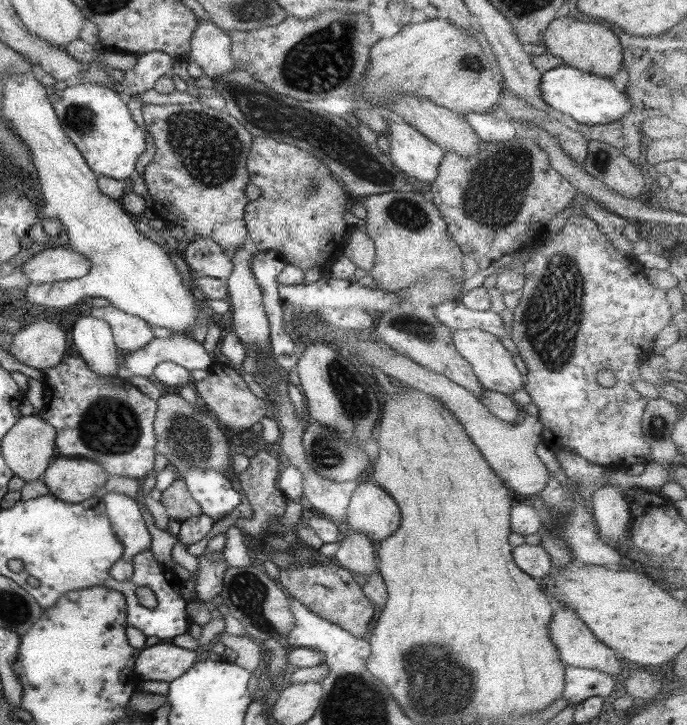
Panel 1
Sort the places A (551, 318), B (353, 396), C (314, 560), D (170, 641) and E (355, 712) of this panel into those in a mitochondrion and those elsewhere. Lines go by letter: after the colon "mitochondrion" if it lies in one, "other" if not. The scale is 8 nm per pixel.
A: mitochondrion
B: mitochondrion
C: other
D: other
E: mitochondrion

